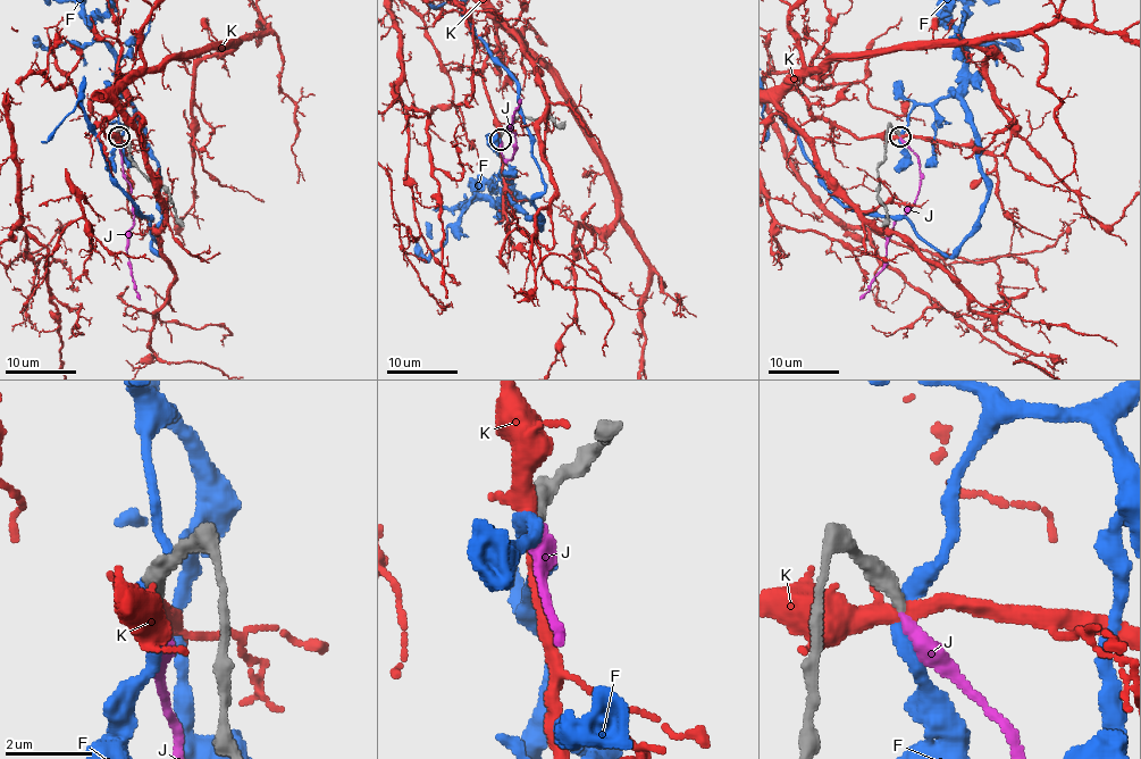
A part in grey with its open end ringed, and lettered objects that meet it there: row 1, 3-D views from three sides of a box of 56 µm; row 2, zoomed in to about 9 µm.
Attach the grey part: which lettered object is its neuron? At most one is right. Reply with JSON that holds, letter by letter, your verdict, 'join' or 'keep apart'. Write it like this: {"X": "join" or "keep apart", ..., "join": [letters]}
{"F": "keep apart", "J": "join", "K": "keep apart", "join": ["J"]}

